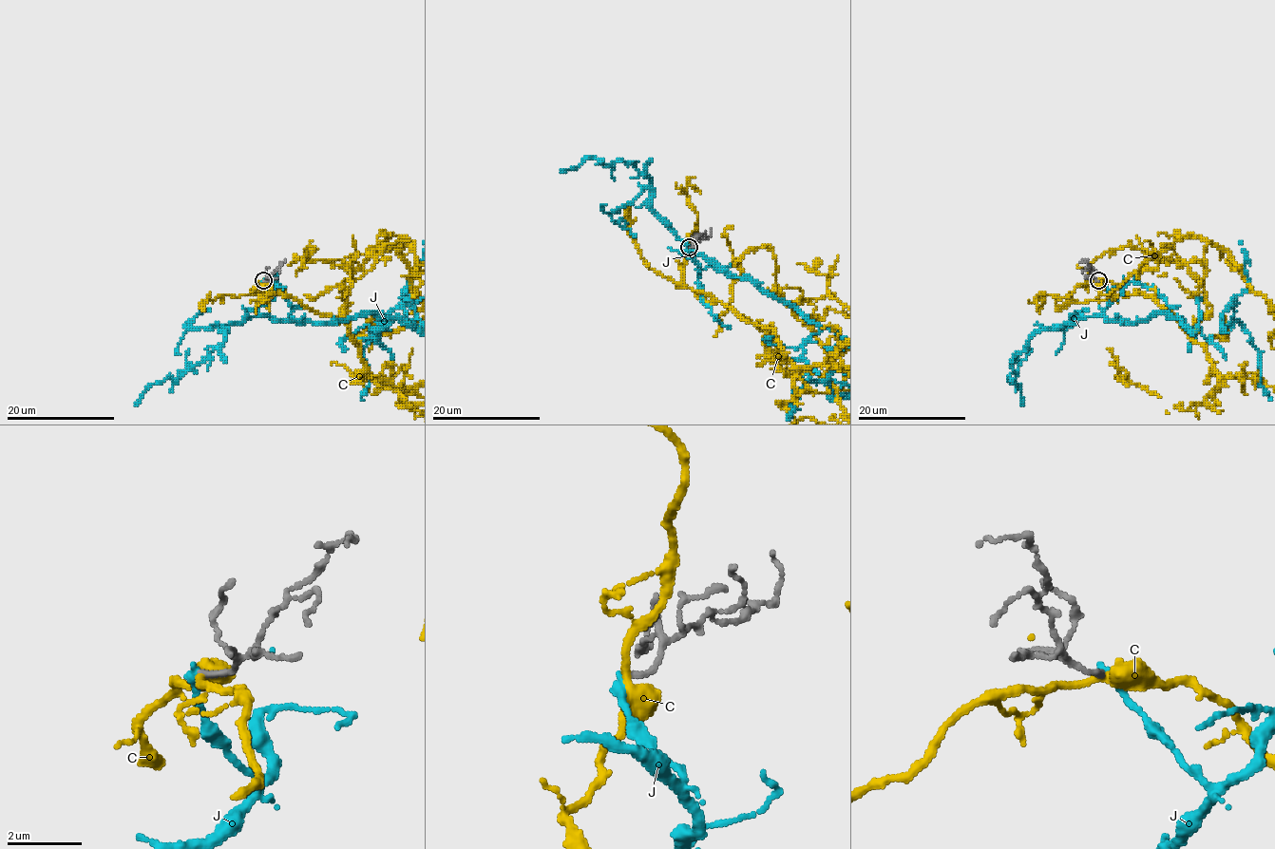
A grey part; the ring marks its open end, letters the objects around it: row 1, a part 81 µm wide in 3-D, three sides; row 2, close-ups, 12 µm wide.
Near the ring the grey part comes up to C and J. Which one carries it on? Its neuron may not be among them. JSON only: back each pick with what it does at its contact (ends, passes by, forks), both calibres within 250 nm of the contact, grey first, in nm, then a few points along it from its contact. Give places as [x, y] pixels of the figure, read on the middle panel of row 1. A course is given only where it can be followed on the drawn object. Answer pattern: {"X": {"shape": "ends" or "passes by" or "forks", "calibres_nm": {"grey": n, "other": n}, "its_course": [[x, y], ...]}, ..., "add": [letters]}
{"add": []}

